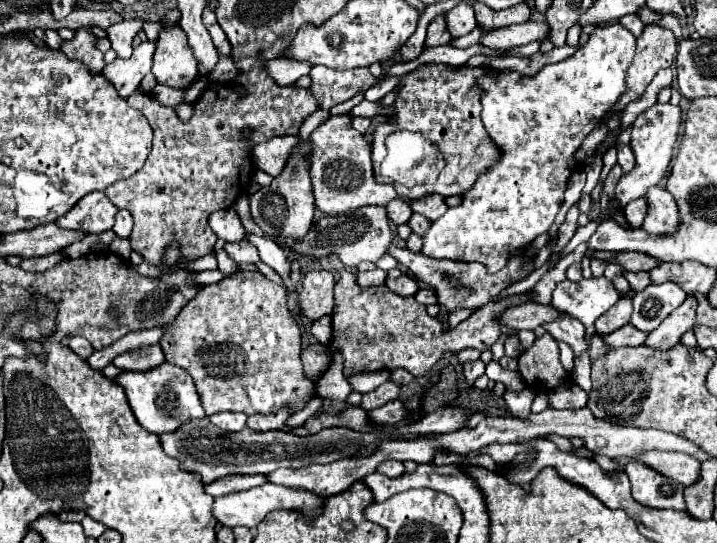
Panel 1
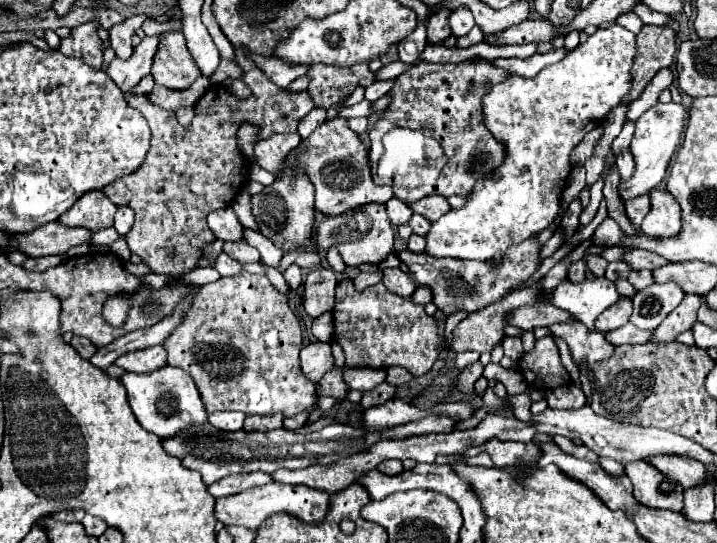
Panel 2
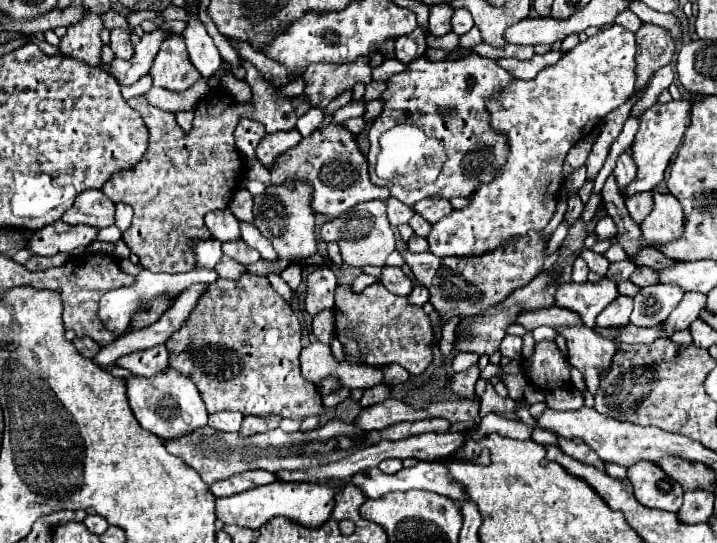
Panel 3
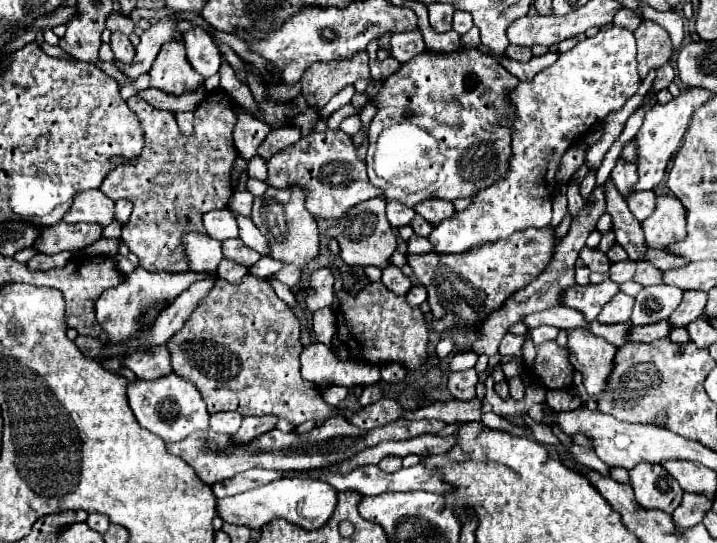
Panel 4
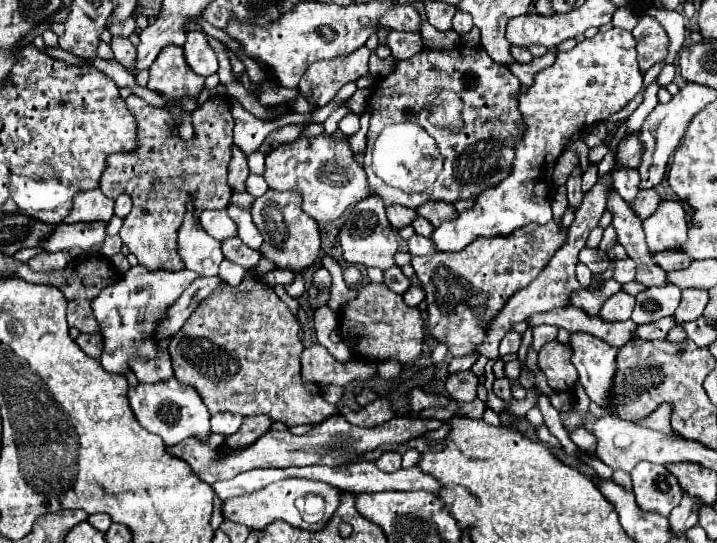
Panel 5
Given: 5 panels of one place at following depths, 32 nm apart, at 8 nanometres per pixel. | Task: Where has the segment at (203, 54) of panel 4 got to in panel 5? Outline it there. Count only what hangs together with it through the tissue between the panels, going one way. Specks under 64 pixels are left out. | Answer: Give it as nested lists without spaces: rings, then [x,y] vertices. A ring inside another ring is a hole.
[[[188,32],[184,44],[184,58],[194,72],[218,72],[216,54],[210,48],[206,36],[200,32]]]

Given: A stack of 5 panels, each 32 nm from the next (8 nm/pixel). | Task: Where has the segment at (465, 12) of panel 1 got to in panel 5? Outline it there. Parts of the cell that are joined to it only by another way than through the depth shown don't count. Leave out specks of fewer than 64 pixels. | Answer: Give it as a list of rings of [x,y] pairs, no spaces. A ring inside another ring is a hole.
[[[456,12],[456,16],[454,16],[454,20],[452,20],[452,30],[454,32],[458,32],[460,36],[464,36],[466,32],[470,32],[472,30],[472,18],[470,18],[470,14],[466,14],[466,12]]]

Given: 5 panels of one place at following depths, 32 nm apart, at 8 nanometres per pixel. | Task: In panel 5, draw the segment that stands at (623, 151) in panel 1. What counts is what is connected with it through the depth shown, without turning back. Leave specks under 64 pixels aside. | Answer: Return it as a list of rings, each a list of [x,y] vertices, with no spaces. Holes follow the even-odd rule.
[[[616,166],[612,178],[614,178],[614,190],[626,200],[626,204],[634,202],[634,198],[640,192],[640,186],[638,186],[638,170],[626,170],[622,166]]]

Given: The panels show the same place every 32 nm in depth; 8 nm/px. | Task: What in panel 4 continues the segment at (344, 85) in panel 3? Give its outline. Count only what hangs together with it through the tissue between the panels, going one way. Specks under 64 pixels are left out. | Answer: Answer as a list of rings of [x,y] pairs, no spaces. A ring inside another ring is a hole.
[[[366,50],[348,60],[312,64],[300,78],[302,96],[310,106],[322,108],[336,92],[340,92],[346,84],[354,84],[358,78],[370,78]]]

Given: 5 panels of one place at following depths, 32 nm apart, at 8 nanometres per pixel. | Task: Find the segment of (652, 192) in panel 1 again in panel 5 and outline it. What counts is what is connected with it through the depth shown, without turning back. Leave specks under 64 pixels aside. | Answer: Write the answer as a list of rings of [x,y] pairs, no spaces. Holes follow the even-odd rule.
[[[662,200],[658,210],[644,220],[644,232],[650,252],[676,250],[686,242],[686,214],[680,202]]]

